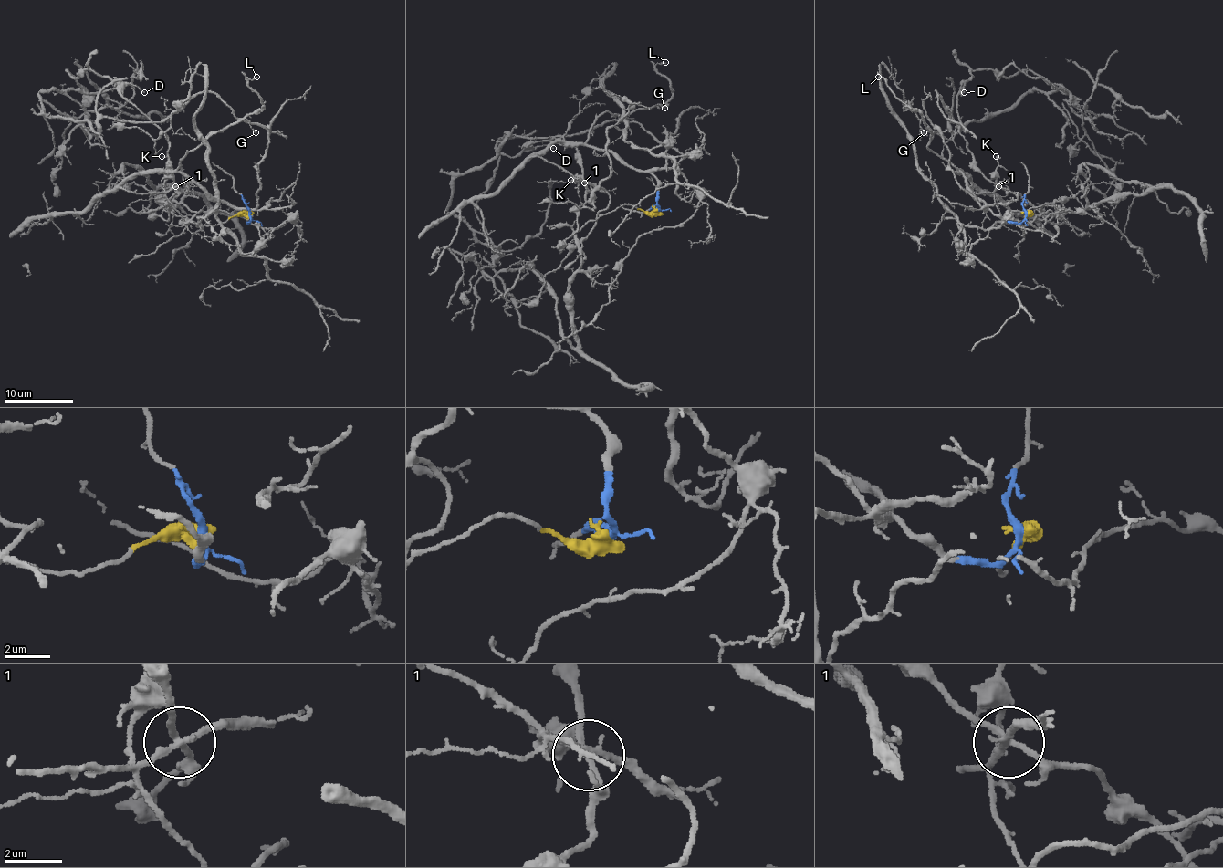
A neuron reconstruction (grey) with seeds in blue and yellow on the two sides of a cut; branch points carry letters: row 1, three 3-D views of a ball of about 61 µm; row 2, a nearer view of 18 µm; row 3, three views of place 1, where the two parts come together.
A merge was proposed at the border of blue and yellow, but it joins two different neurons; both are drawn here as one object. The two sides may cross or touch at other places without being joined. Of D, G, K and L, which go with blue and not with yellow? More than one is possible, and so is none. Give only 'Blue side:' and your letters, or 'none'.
Blue side: G, L

